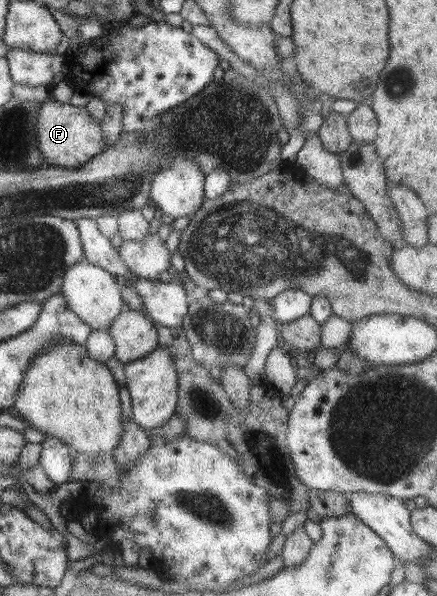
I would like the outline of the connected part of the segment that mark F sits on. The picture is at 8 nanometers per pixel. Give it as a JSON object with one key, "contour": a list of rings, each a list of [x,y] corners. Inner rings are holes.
{"contour":[[[45,100],[37,109],[35,123],[36,148],[48,167],[64,169],[80,168],[93,156],[103,152],[103,141],[99,122],[95,122],[85,107],[76,107],[69,103],[60,104],[55,100]]]}

